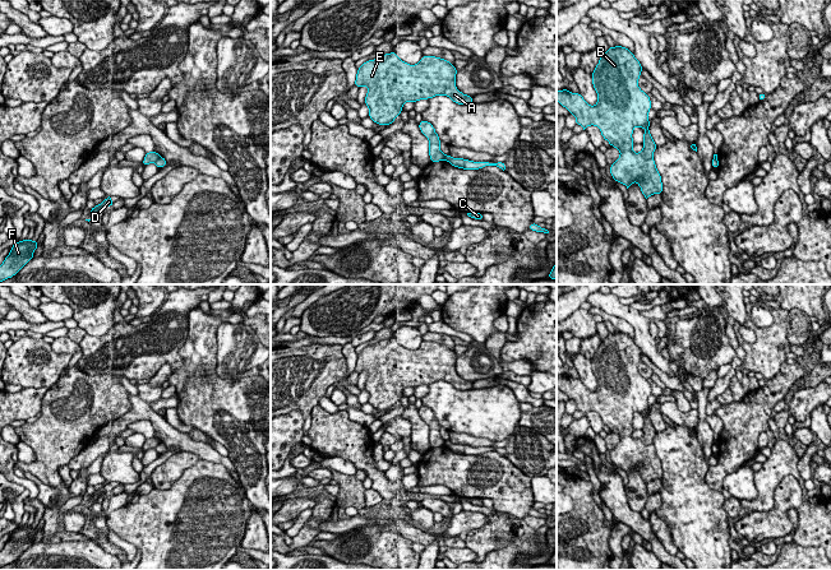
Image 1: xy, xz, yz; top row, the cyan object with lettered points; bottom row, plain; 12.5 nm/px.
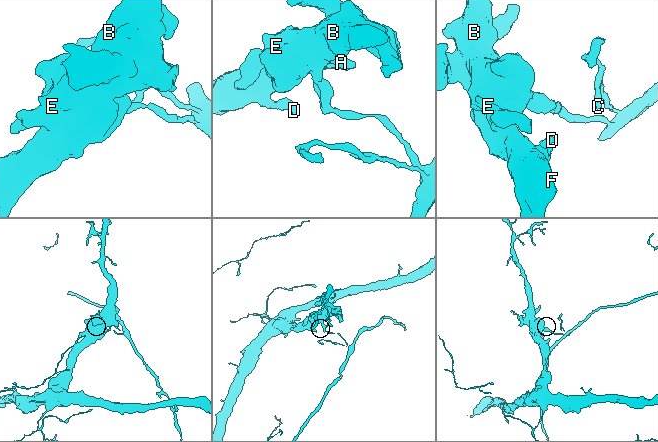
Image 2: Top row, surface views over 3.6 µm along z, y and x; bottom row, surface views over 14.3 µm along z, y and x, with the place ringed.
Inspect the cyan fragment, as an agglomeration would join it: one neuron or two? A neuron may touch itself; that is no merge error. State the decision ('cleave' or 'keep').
cleave

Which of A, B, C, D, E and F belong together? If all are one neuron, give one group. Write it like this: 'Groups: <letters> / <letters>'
Groups: A B D E F / C

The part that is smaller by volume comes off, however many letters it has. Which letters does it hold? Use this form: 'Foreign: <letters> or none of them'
Foreign: C

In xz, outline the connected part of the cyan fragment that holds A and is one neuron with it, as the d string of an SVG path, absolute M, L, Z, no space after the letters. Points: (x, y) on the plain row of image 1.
M396 338L382 340L374 346L364 348L356 360L355 371L366 371L365 390L369 393L369 403L378 411L391 411L401 400L406 388L417 388L435 381L447 381L457 390L471 390L472 381L463 380L456 372L457 354L449 347L435 343L423 342L421 346L410 351L403 348Z

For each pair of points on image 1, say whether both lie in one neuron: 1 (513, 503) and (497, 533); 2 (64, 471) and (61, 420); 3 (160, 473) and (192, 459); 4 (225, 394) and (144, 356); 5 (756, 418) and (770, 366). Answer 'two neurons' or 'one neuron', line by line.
1: two neurons
2: two neurons
3: one neuron
4: two neurons
5: two neurons

